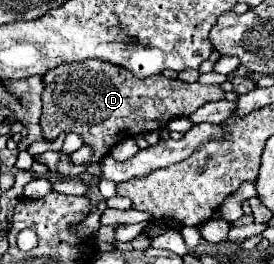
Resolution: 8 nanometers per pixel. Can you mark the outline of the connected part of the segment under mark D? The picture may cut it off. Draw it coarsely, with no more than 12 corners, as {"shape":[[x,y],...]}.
{"shape":[[110,62],[44,76],[40,126],[78,132],[98,162],[120,140],[162,130],[218,84],[140,80]]}

